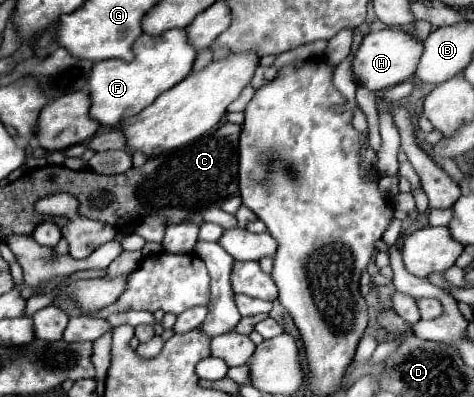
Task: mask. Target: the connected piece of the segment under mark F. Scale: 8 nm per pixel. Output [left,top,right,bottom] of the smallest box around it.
[87,29,197,127]

